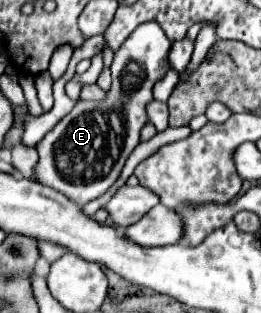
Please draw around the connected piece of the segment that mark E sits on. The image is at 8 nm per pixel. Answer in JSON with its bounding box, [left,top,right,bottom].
[34,21,170,205]

